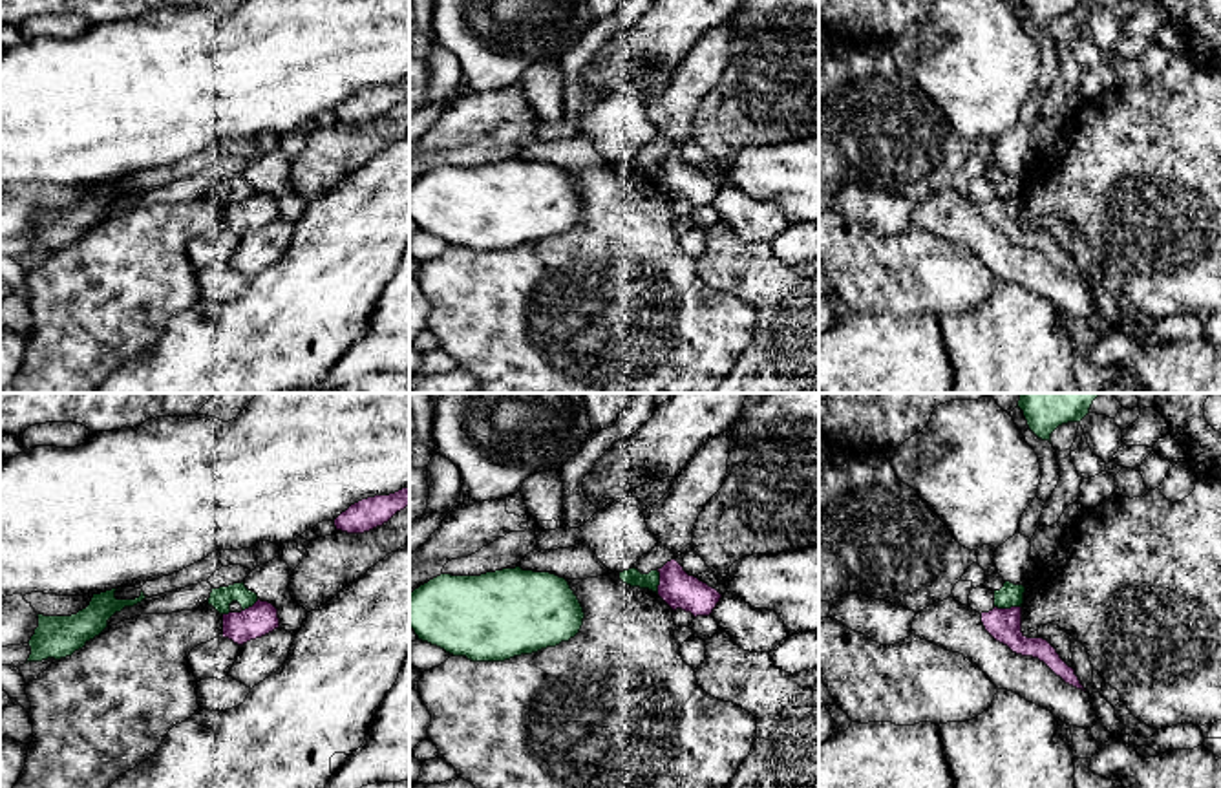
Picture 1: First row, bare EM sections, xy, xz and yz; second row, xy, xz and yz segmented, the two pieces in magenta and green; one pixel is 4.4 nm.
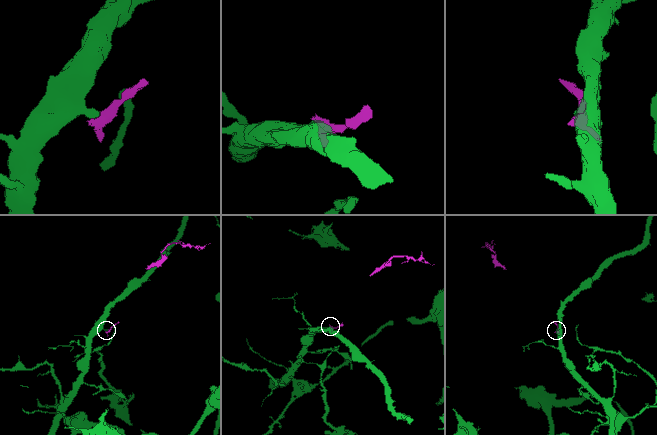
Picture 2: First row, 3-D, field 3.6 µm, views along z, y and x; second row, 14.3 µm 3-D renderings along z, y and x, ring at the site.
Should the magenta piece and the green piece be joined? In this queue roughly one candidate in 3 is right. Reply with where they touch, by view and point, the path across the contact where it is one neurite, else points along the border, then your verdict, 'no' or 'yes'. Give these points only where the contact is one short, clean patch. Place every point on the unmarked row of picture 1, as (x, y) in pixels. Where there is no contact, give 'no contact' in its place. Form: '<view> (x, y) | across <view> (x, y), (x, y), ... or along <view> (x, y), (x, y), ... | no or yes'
yz (1008, 200) | no

